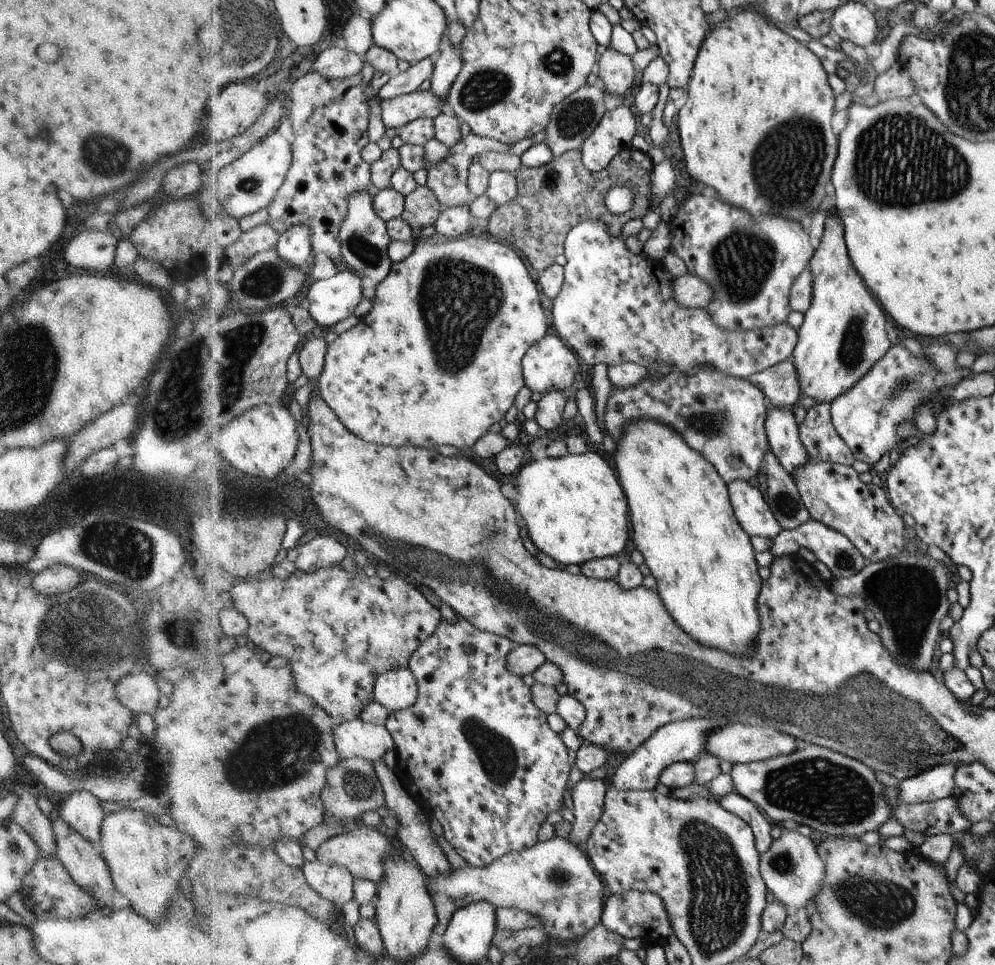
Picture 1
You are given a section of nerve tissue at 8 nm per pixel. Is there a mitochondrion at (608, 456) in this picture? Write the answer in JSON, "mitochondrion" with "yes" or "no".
{"mitochondrion":"no"}

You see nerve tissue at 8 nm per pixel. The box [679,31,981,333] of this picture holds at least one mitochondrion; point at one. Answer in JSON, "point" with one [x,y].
{"point":[896,156]}

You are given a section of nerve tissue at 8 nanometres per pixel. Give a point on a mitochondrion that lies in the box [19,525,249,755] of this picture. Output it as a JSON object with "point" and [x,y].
{"point":[93,631]}

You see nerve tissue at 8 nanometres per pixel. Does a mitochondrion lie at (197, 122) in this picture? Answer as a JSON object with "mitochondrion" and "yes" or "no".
{"mitochondrion":"no"}

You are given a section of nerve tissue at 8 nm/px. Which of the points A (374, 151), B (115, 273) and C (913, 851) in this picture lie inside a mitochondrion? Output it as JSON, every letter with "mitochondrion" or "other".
{"A":"other","B":"other","C":"other"}

